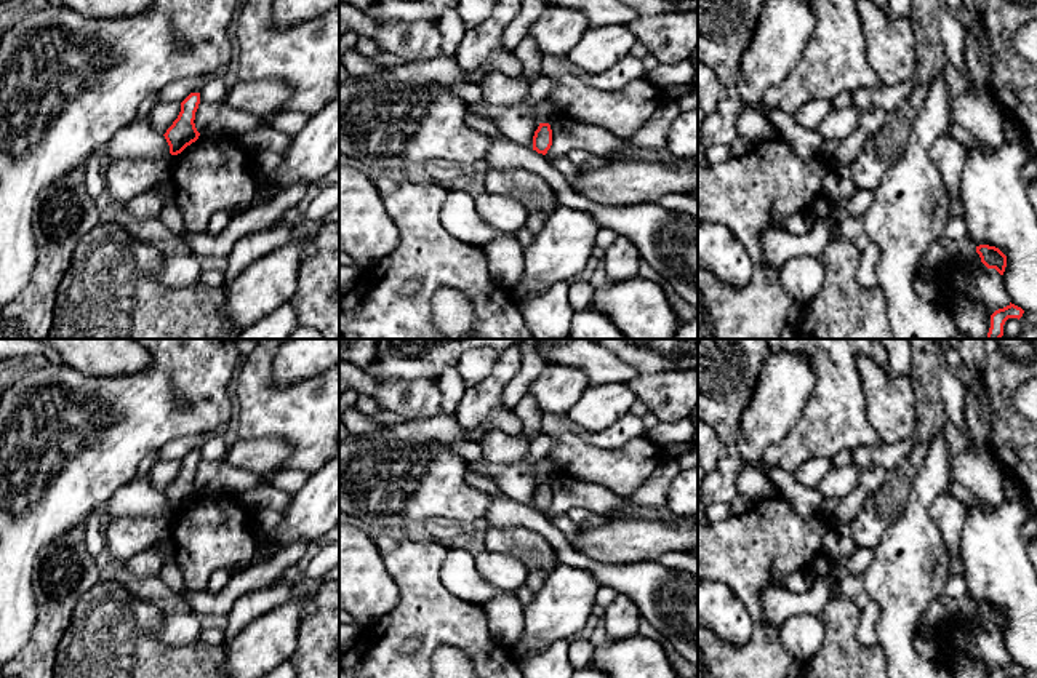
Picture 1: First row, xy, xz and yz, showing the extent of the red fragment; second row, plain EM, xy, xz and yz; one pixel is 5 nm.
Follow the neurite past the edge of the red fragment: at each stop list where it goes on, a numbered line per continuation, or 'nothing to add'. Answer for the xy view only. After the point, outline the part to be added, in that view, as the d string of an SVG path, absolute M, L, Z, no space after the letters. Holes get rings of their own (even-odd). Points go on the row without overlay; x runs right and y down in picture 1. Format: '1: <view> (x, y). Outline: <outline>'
nothing to add

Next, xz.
nothing to add

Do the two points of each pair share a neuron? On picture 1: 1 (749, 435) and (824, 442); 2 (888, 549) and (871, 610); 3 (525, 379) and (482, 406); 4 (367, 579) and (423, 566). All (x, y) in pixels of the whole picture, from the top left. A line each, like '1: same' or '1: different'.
1: different
2: different
3: different
4: different

